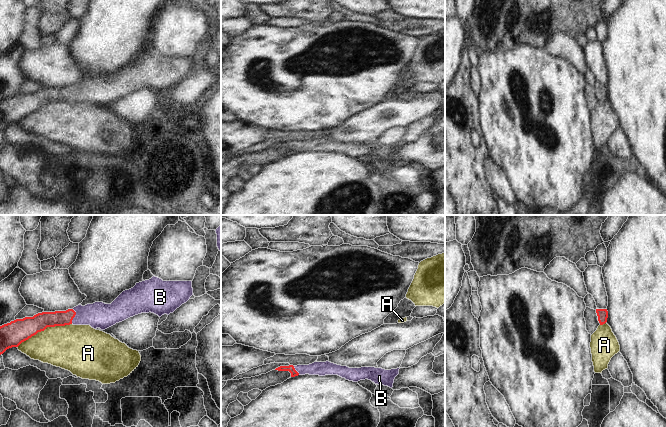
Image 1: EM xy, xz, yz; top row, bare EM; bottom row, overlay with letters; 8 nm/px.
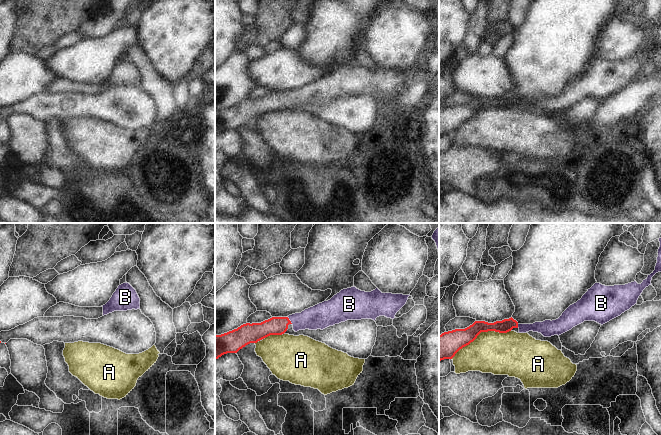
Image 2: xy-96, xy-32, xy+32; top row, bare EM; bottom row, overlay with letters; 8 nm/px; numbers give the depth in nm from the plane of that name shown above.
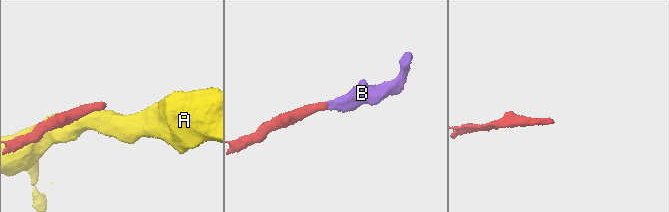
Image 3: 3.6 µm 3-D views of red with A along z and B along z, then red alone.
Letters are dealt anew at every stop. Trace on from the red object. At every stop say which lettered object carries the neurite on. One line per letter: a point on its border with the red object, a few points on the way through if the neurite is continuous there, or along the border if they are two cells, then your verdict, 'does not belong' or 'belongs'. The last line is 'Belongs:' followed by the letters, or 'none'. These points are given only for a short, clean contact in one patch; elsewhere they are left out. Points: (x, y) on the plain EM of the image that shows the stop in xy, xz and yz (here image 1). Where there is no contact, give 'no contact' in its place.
A: xy (44, 105) | does not belong
B: xy (74, 92) | across xy (58, 94), (74, 92), (98, 91) | belongs
Belongs: B

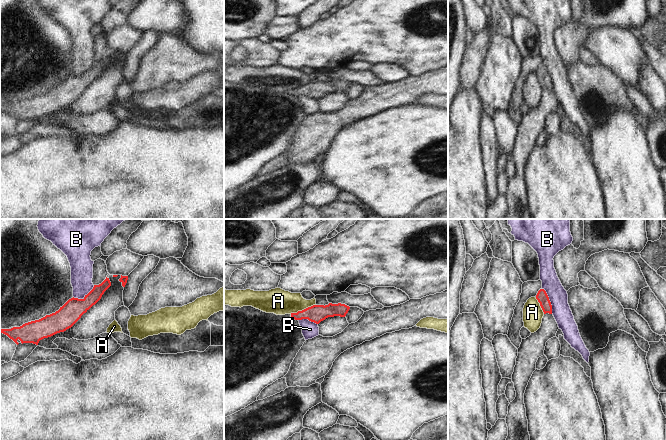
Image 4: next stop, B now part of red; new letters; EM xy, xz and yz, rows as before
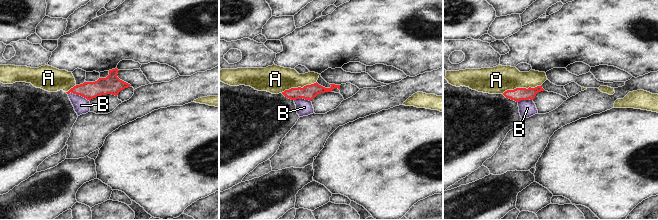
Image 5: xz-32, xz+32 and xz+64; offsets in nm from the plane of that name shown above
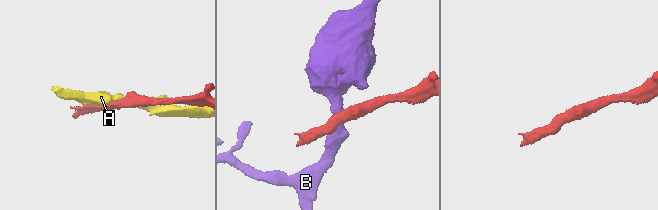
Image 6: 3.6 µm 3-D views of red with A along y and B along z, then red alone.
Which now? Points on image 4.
A: xz (302, 86) | does not belong
B: yz (549, 77) | along yz (542, 64), (548, 73), (552, 89) | does not belong
Belongs: none

